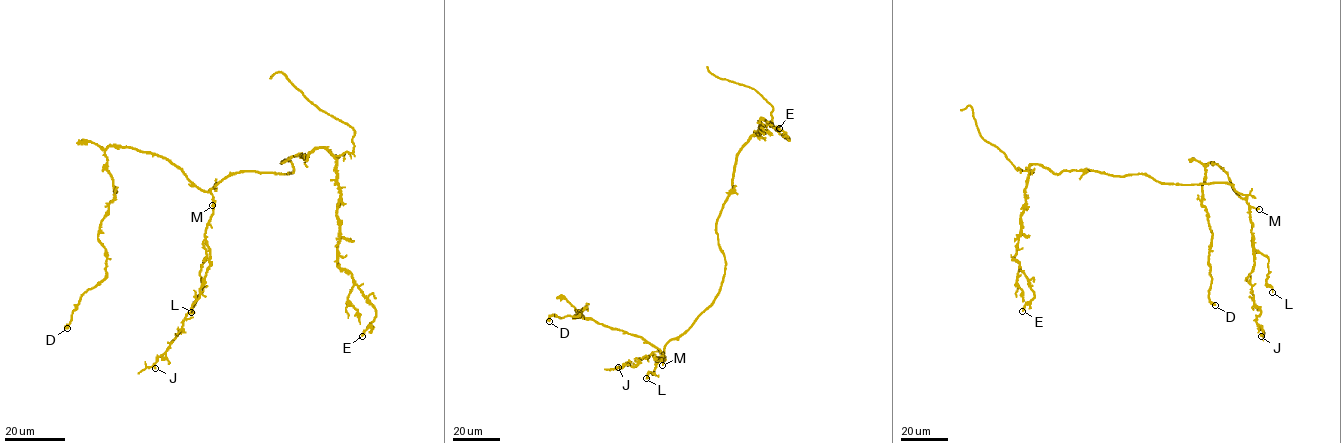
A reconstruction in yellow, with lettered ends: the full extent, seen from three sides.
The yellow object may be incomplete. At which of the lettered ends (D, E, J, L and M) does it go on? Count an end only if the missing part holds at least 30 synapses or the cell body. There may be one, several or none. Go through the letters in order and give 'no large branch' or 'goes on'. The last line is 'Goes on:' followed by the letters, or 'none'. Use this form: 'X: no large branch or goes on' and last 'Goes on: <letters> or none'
D: no large branch
E: no large branch
J: no large branch
L: no large branch
M: no large branch
Goes on: none

